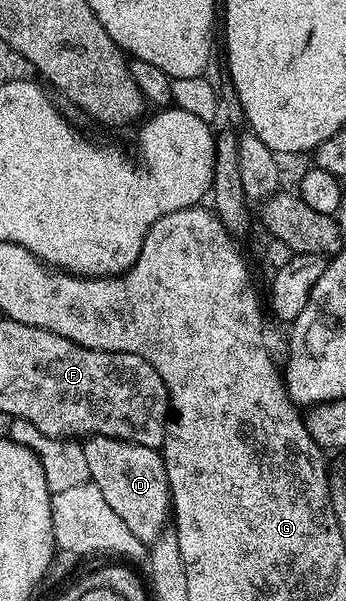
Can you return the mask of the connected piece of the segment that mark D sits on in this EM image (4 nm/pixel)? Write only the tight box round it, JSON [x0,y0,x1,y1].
[83,435,171,545]

